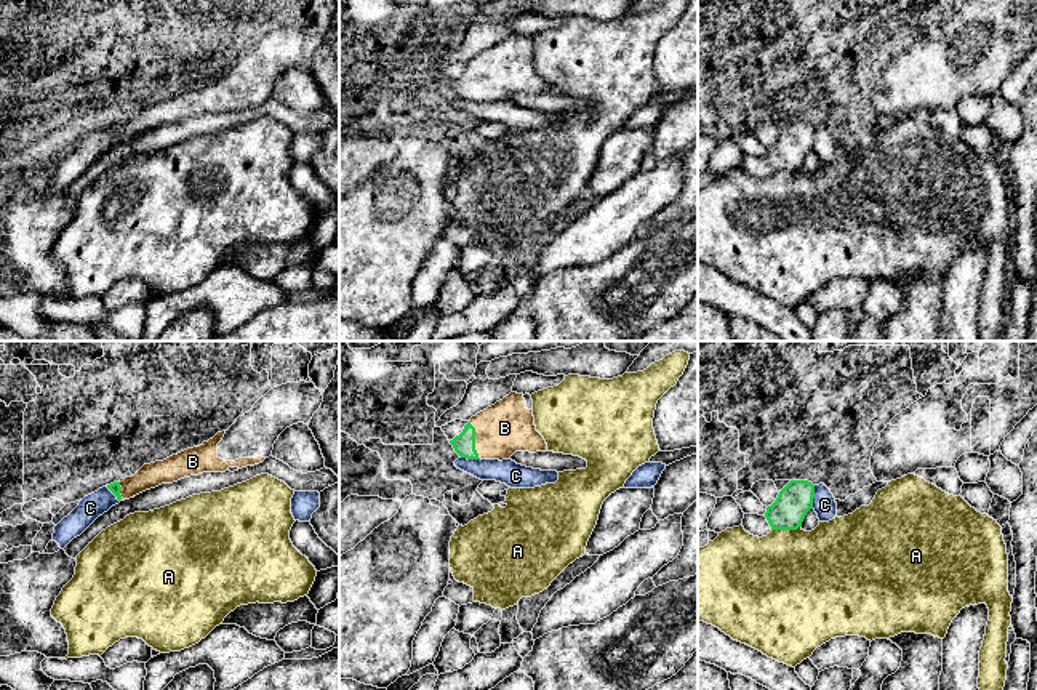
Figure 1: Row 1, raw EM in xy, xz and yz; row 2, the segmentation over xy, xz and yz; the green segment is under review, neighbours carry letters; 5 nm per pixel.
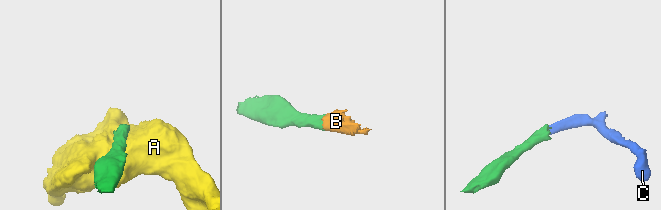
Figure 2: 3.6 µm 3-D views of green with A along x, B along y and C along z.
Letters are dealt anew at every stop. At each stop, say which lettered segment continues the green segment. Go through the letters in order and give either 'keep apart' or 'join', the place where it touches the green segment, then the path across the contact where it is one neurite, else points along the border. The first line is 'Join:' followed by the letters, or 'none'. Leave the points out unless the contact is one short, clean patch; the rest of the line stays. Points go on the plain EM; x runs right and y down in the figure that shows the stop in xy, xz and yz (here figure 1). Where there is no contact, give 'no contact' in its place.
Join: B
A: keep apart; meets green in yz at (786, 170); border along yz (800, 167), (772, 172)
B: join; meets green in xz at (474, 80); runs through xz (464, 85), (474, 80), (495, 76), (504, 69)
C: keep apart; meets green in yz at (813, 138); border along yz (815, 127), (812, 149)

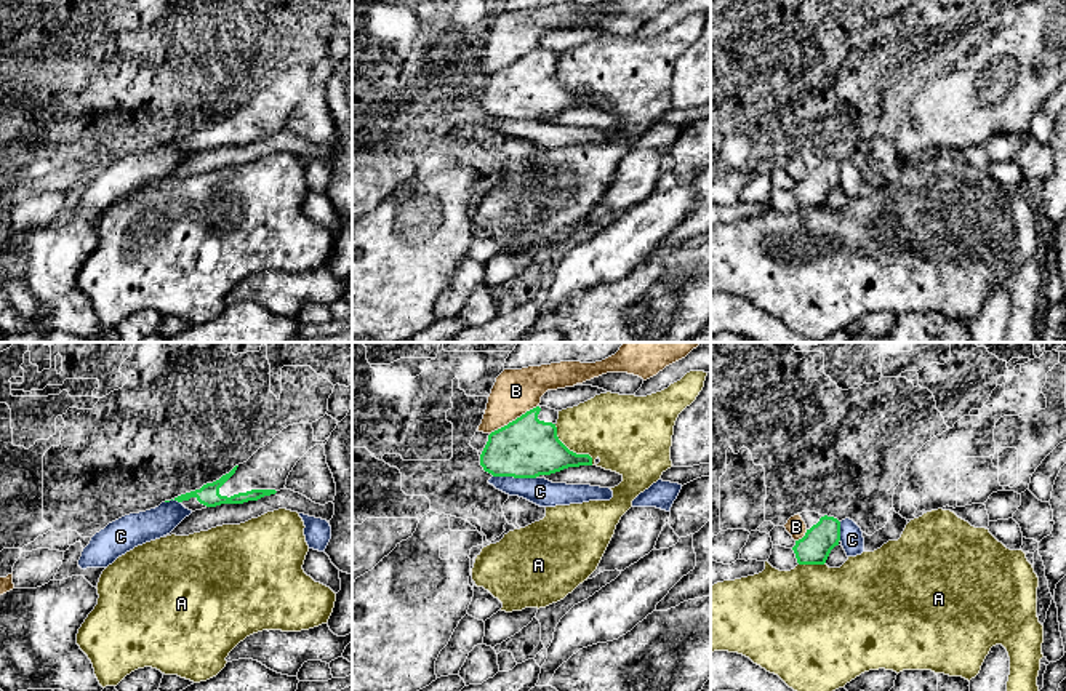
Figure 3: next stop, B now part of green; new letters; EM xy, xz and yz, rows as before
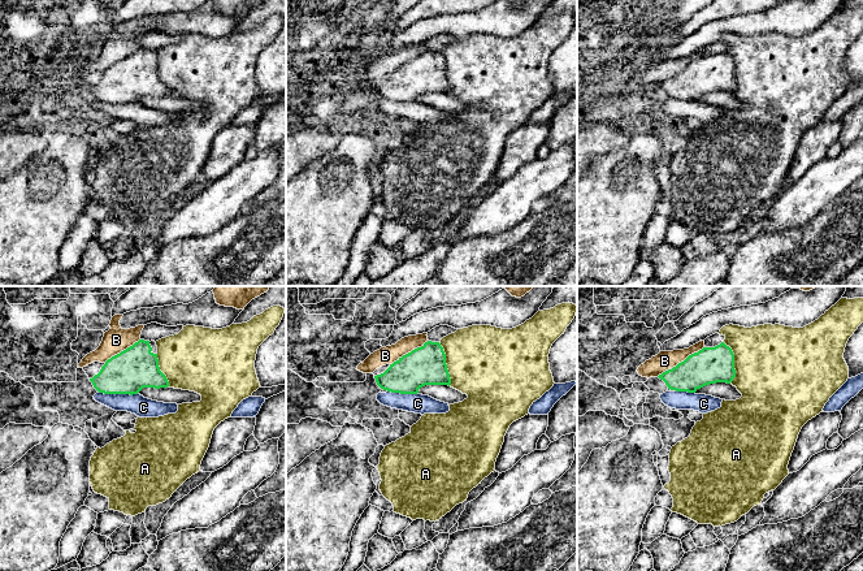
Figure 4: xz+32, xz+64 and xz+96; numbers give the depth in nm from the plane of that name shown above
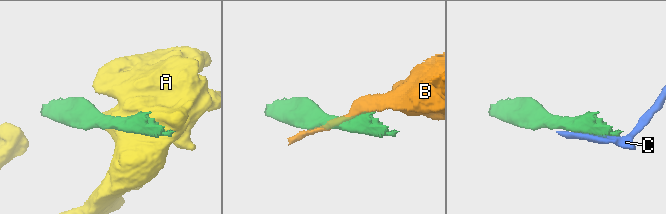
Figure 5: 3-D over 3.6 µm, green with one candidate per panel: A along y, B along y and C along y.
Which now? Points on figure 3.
Join: none
A: keep apart; meets green in xz at (572, 93)
B: keep apart; meets green in xz at (516, 61)
C: keep apart; meets green in xz at (514, 119)

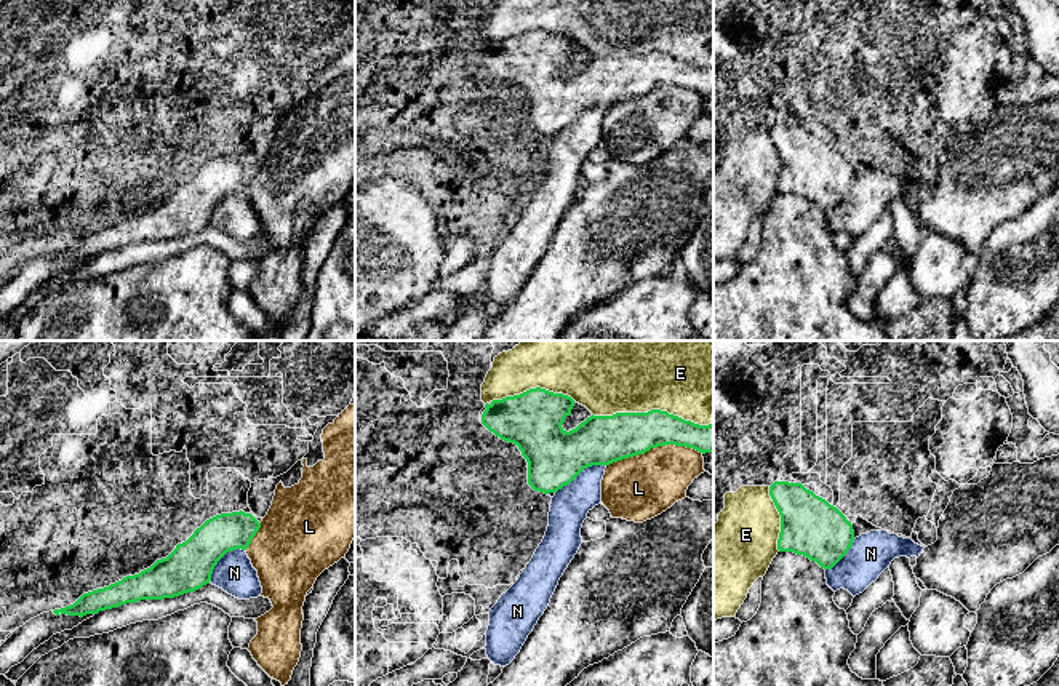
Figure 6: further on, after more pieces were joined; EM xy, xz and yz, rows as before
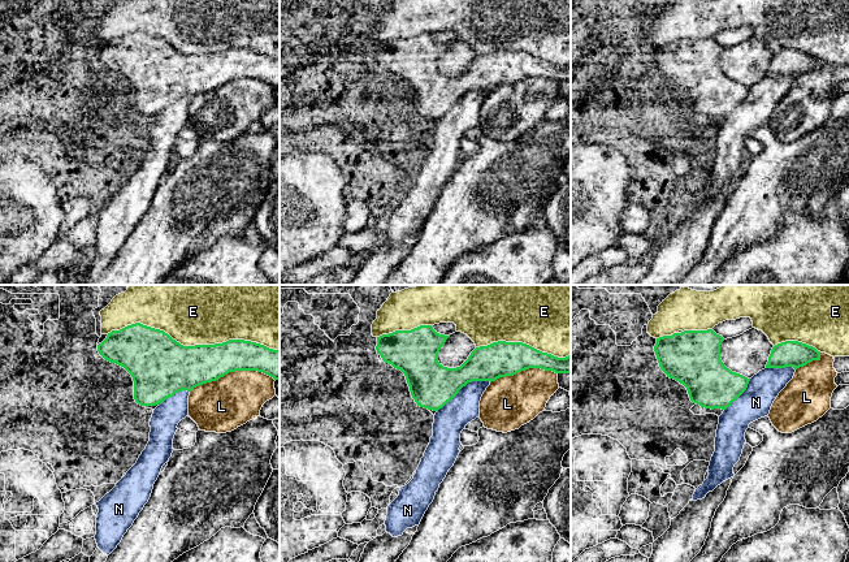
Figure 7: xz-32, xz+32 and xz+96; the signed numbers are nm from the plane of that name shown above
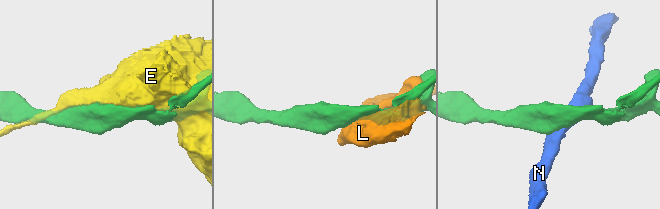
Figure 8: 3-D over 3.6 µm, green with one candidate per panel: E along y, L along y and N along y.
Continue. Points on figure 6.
Join: none
E: keep apart; meets green in xz at (653, 51)
L: keep apart; meets green in xz at (655, 88)
N: keep apart; meets green in xz at (579, 114)

